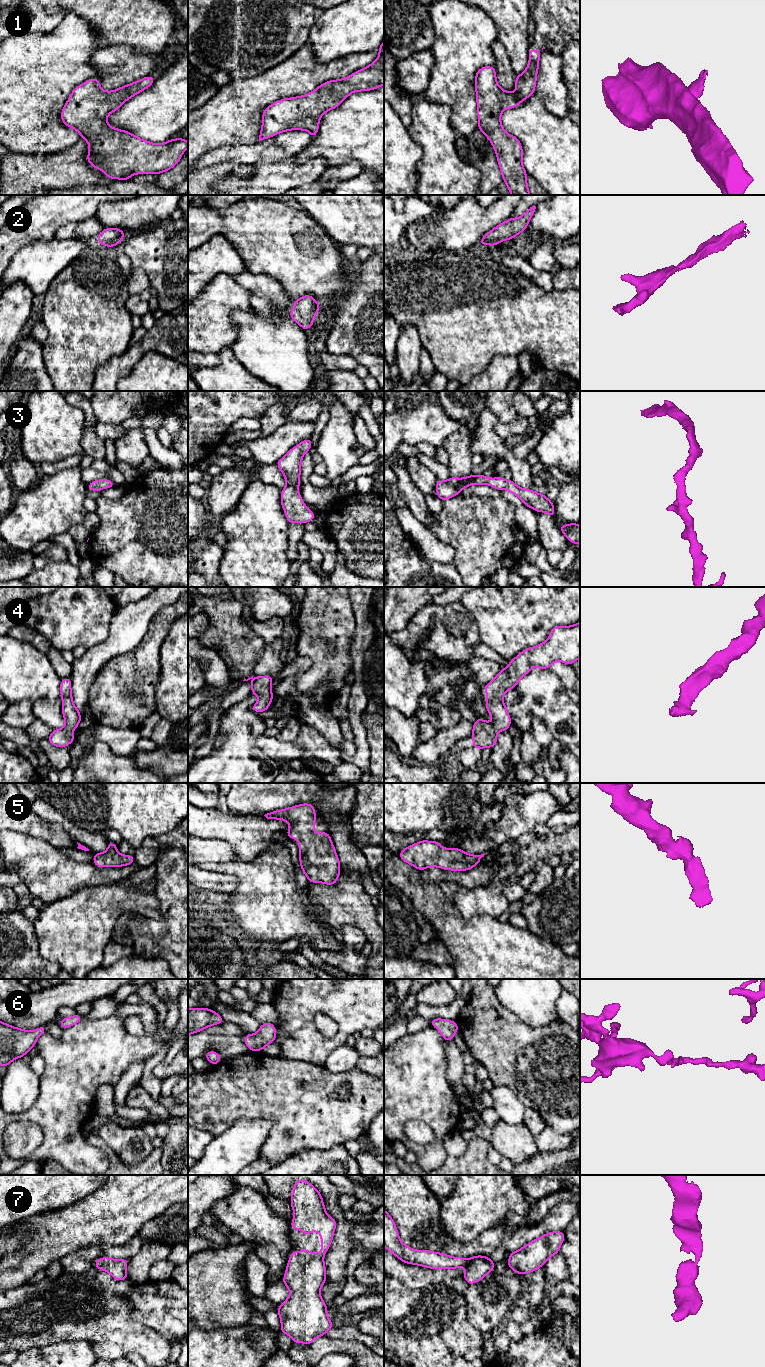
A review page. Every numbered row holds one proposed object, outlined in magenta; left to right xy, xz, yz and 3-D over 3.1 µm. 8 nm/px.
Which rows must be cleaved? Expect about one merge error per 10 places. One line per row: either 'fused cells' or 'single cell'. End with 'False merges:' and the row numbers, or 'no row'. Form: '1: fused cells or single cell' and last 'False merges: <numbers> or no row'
1: single cell
2: single cell
3: single cell
4: single cell
5: single cell
6: single cell
7: single cell
False merges: no row

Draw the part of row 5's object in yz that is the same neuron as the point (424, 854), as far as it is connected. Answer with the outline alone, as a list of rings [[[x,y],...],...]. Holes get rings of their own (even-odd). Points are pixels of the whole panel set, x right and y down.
[[[419,841],[409,847],[403,848],[399,853],[400,858],[423,871],[429,867],[439,867],[445,870],[468,871],[479,865],[480,859],[485,854],[471,855],[459,848],[443,848],[436,841]]]

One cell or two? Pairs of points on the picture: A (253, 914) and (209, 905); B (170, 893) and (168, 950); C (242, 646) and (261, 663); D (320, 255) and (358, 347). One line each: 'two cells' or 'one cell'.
A: two cells
B: one cell
C: two cells
D: two cells

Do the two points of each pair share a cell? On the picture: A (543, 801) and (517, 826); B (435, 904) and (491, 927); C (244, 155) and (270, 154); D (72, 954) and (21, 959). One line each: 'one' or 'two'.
A: one
B: one
C: one
D: two

